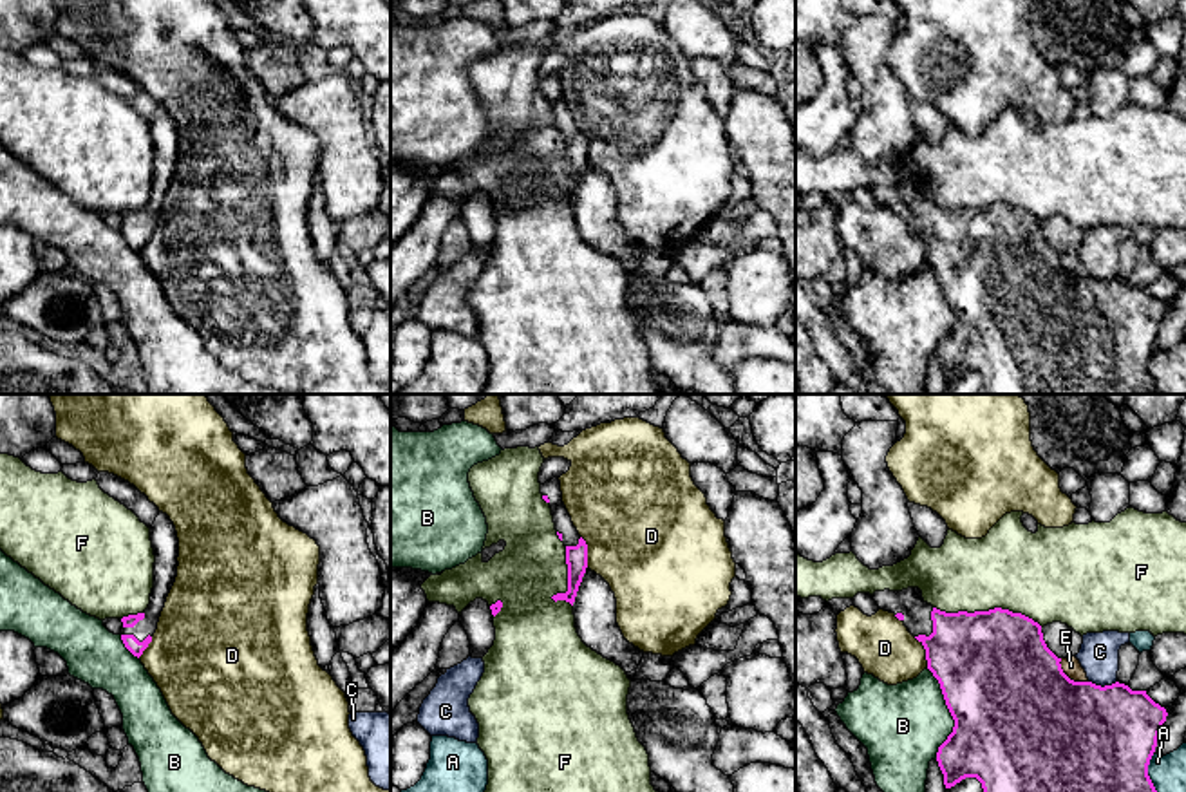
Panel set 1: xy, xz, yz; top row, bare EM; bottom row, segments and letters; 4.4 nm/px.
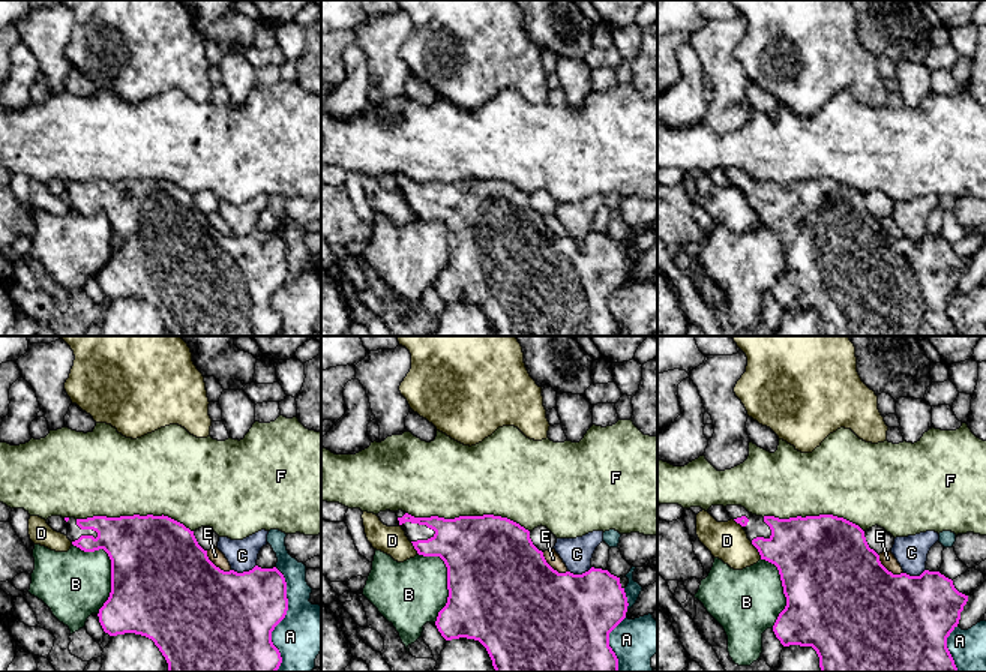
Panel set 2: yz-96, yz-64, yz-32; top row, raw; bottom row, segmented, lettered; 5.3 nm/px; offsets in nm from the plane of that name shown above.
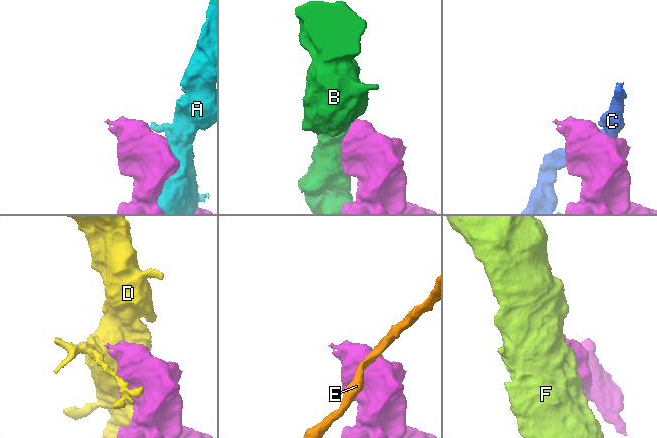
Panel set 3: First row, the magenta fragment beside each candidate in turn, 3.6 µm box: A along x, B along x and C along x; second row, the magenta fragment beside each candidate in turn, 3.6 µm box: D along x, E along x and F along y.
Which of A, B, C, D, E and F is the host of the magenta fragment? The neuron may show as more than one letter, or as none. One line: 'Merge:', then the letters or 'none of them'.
Merge: none of them

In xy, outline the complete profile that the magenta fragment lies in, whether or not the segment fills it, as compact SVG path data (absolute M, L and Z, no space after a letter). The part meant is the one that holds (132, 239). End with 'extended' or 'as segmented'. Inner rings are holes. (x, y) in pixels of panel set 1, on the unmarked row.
M159 107L155 112L150 123L150 136L155 150L150 199L143 208L121 213L121 235L137 253L152 237L166 192L177 172L179 134L166 108Z; extended

